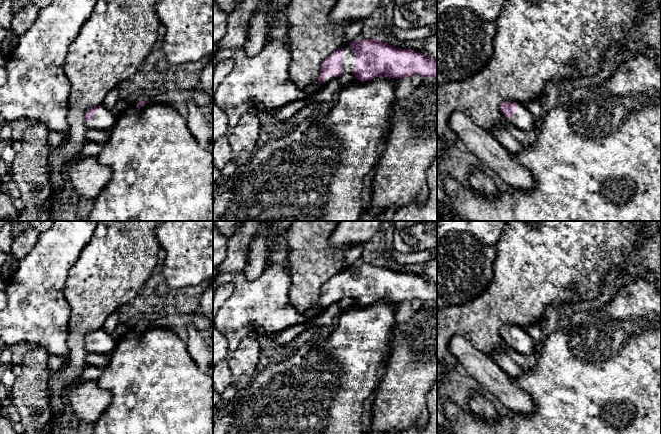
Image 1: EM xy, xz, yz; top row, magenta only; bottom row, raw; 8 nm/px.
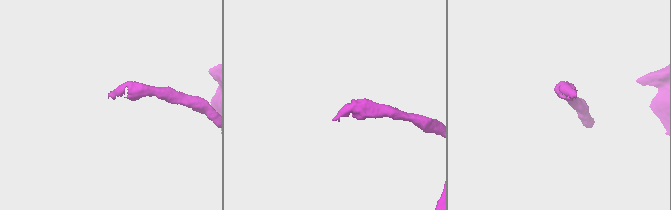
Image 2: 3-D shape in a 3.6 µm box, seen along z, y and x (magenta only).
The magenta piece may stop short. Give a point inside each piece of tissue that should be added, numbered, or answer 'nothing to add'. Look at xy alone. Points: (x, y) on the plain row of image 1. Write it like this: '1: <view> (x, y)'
1: xy (104, 343)

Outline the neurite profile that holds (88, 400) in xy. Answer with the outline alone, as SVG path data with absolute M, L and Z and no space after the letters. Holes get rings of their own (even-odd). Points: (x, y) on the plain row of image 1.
M94 380L78 382L65 392L65 400L80 422L96 423L111 399L111 392L102 389Z

